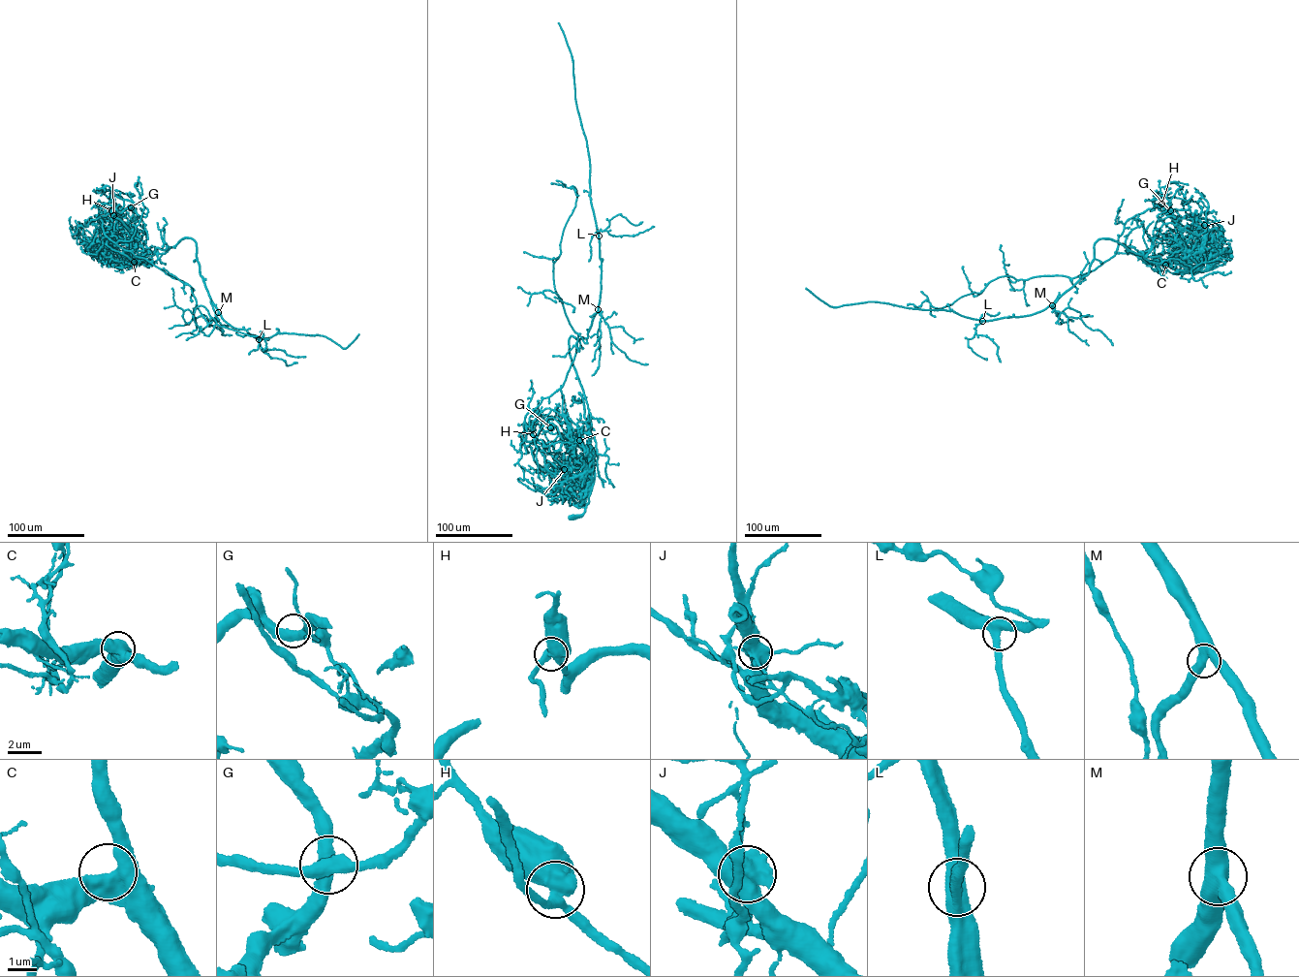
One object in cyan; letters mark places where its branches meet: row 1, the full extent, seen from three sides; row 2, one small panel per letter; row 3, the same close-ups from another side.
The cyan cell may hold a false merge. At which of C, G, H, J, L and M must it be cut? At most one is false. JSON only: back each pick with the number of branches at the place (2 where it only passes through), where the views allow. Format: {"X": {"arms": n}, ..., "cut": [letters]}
{"J": {"arms": 3}, "cut": ["J"]}

